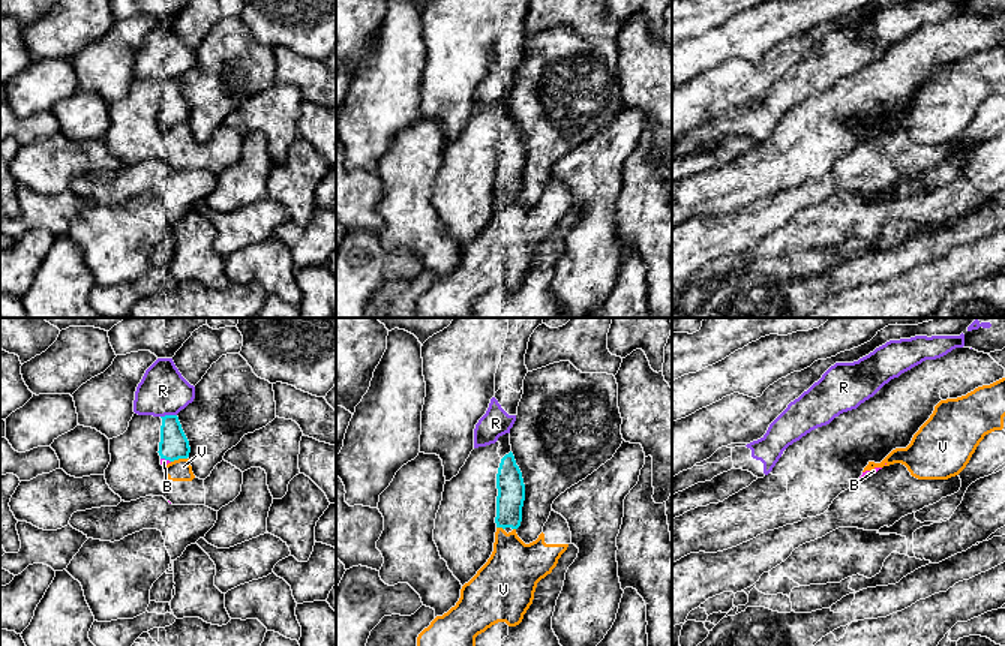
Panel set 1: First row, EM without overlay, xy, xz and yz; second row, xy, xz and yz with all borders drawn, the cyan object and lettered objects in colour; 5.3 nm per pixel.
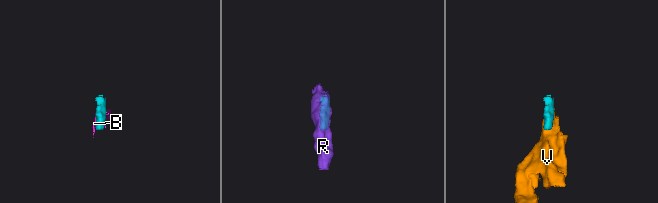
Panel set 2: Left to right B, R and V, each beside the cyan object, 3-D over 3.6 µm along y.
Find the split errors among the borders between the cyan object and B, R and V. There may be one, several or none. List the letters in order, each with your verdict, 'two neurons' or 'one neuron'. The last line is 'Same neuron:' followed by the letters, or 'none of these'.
B: one neuron
R: two neurons
V: two neurons
Same neuron: B

